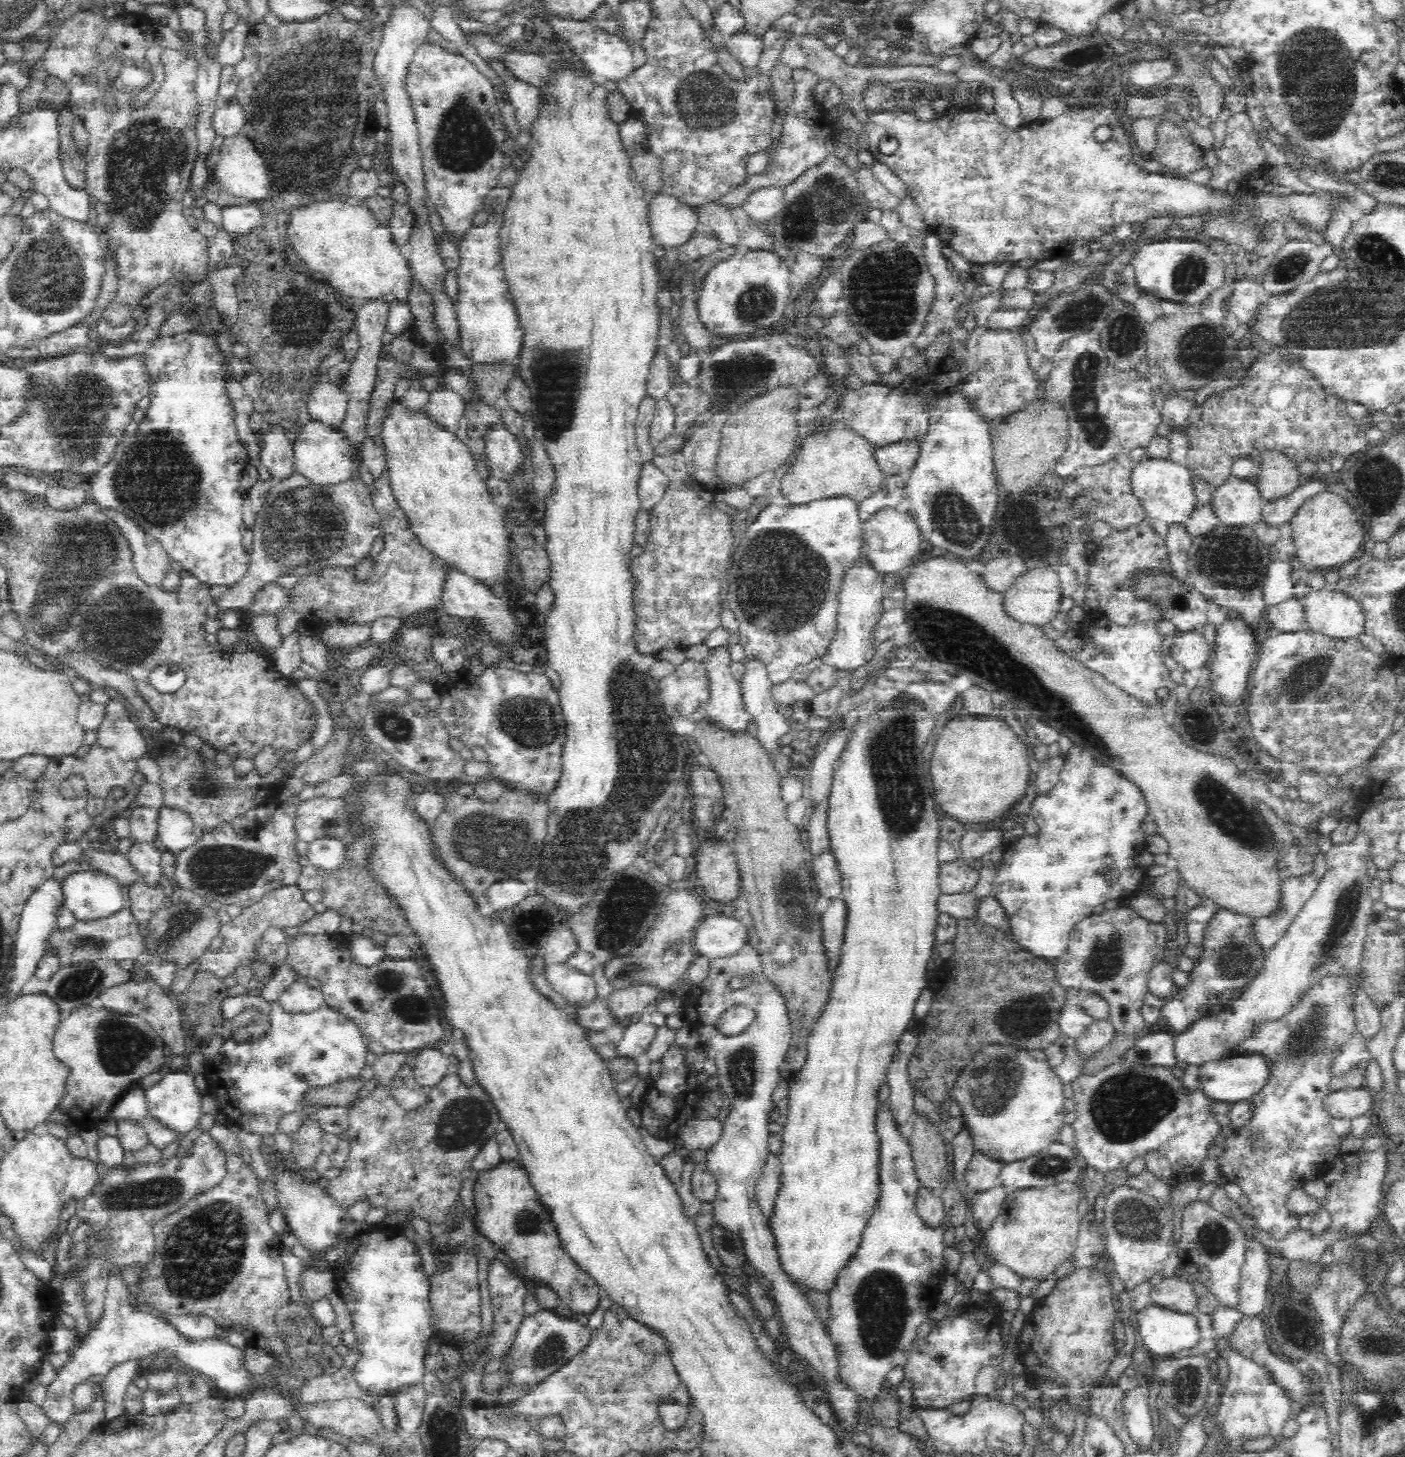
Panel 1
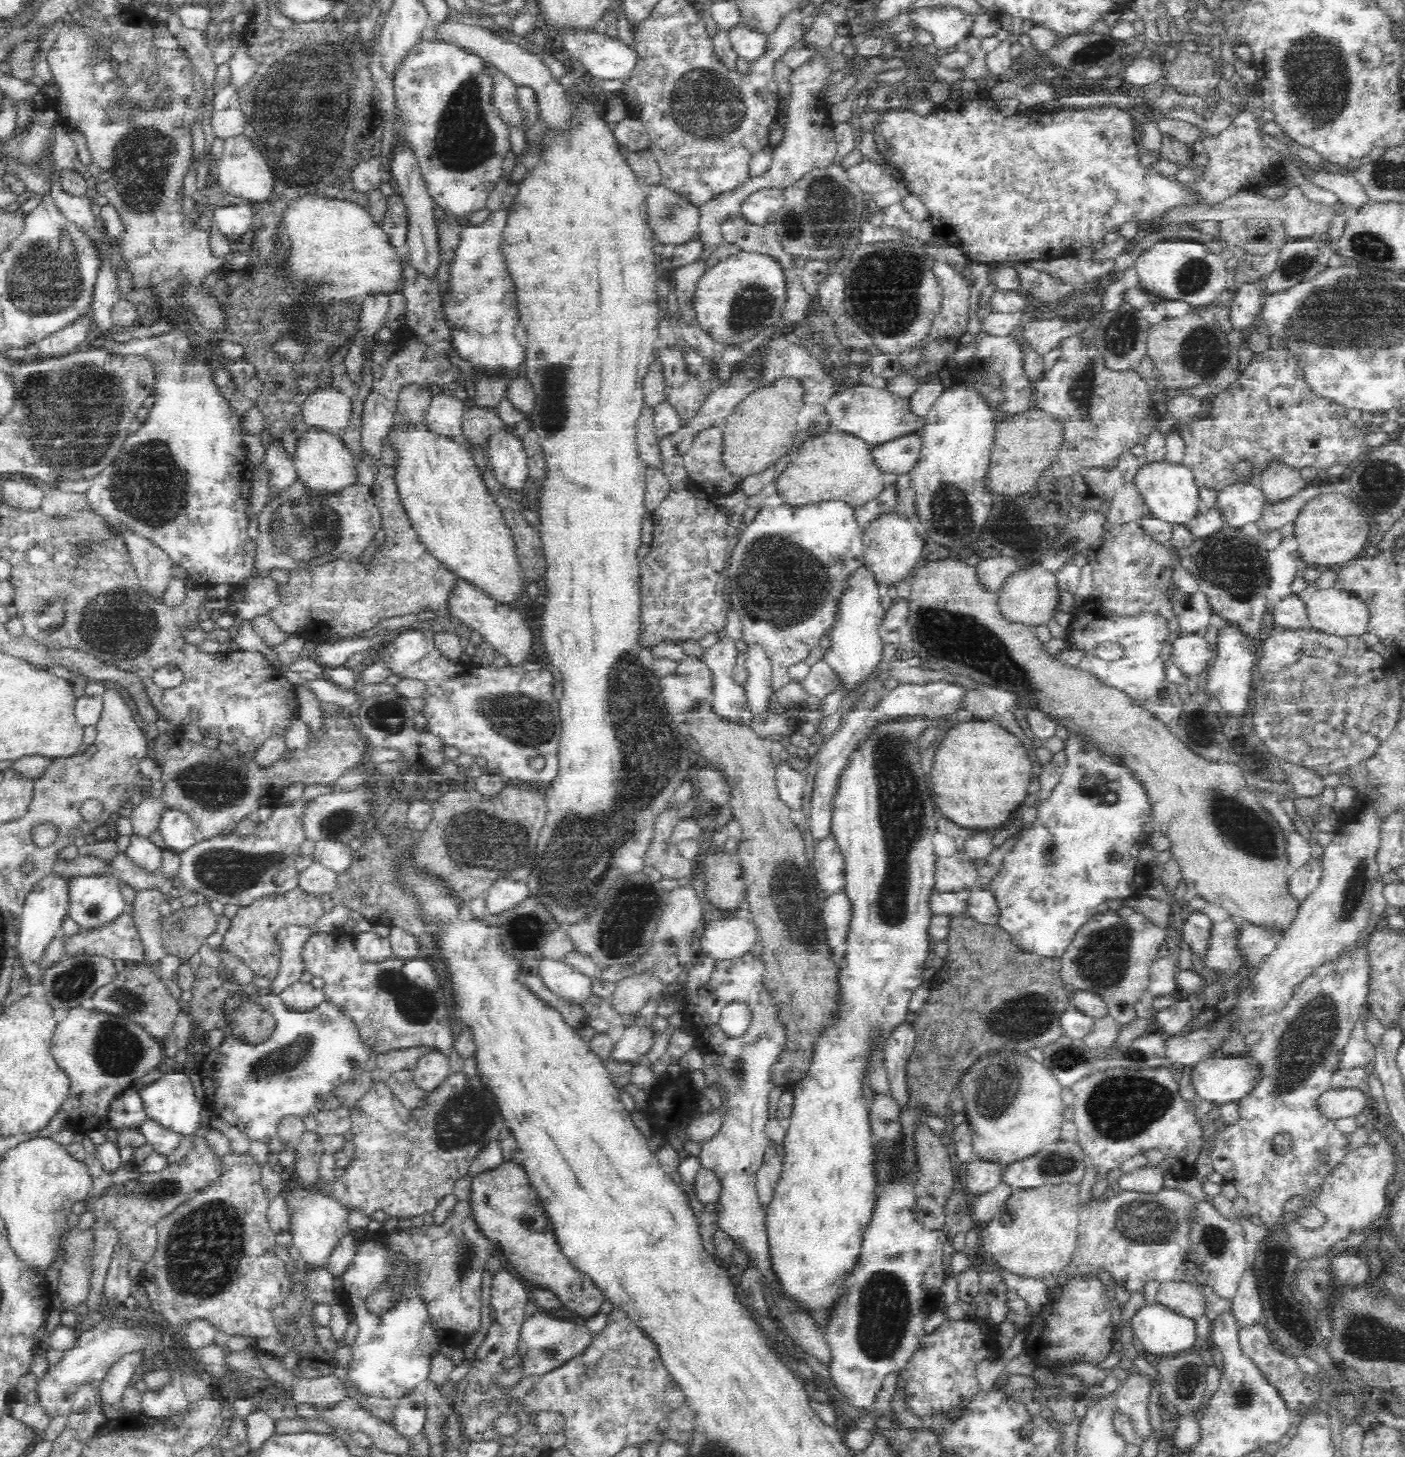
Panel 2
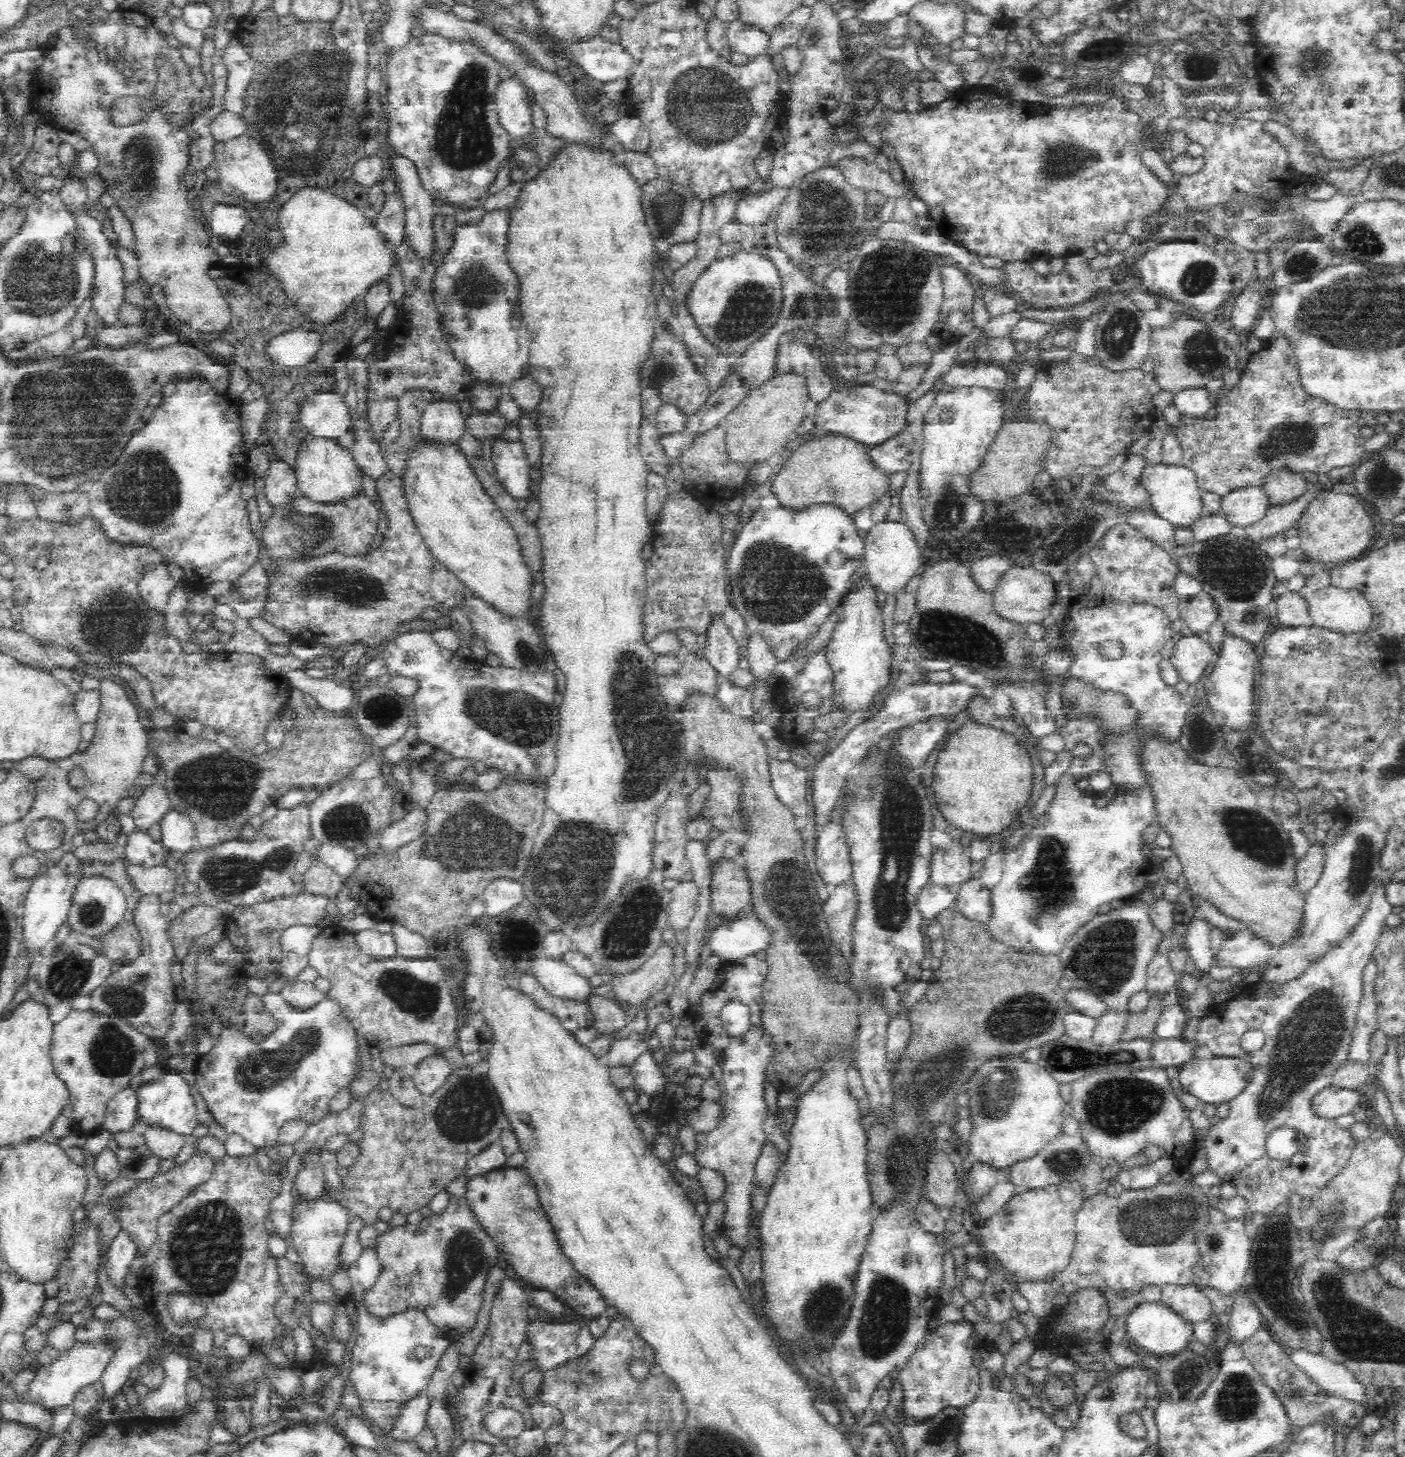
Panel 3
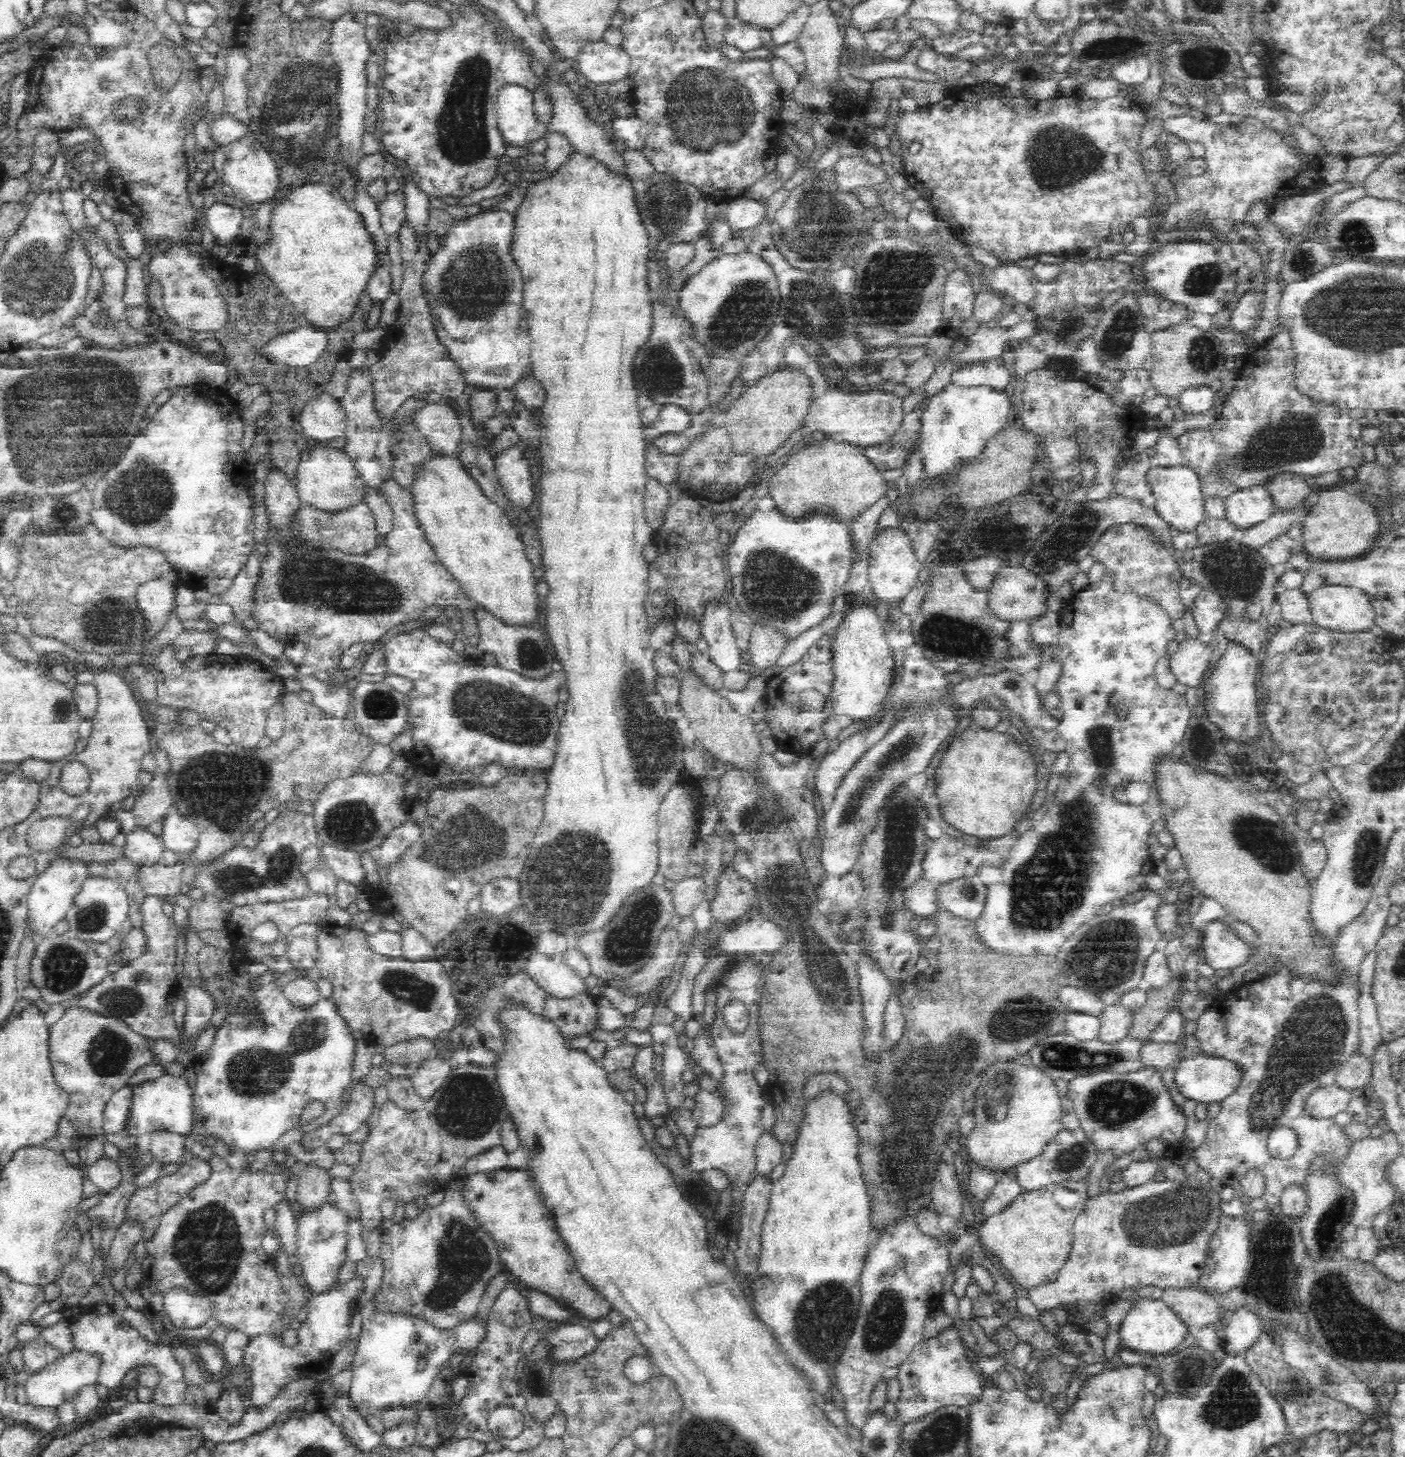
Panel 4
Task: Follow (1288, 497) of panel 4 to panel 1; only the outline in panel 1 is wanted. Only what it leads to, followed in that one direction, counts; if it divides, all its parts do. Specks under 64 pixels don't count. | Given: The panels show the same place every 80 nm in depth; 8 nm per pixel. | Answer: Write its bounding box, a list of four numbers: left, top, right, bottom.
[1254,450,1303,502]

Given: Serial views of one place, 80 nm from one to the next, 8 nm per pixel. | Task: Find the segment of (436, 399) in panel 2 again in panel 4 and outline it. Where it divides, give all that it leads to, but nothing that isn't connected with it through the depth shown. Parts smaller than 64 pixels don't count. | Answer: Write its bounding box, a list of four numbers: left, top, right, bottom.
[414,402,462,456]

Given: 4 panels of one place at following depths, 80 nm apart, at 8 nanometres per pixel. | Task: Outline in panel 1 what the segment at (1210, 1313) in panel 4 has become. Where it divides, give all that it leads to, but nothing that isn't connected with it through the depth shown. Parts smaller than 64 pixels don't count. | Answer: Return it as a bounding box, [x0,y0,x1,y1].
[1149,1277,1198,1315]

